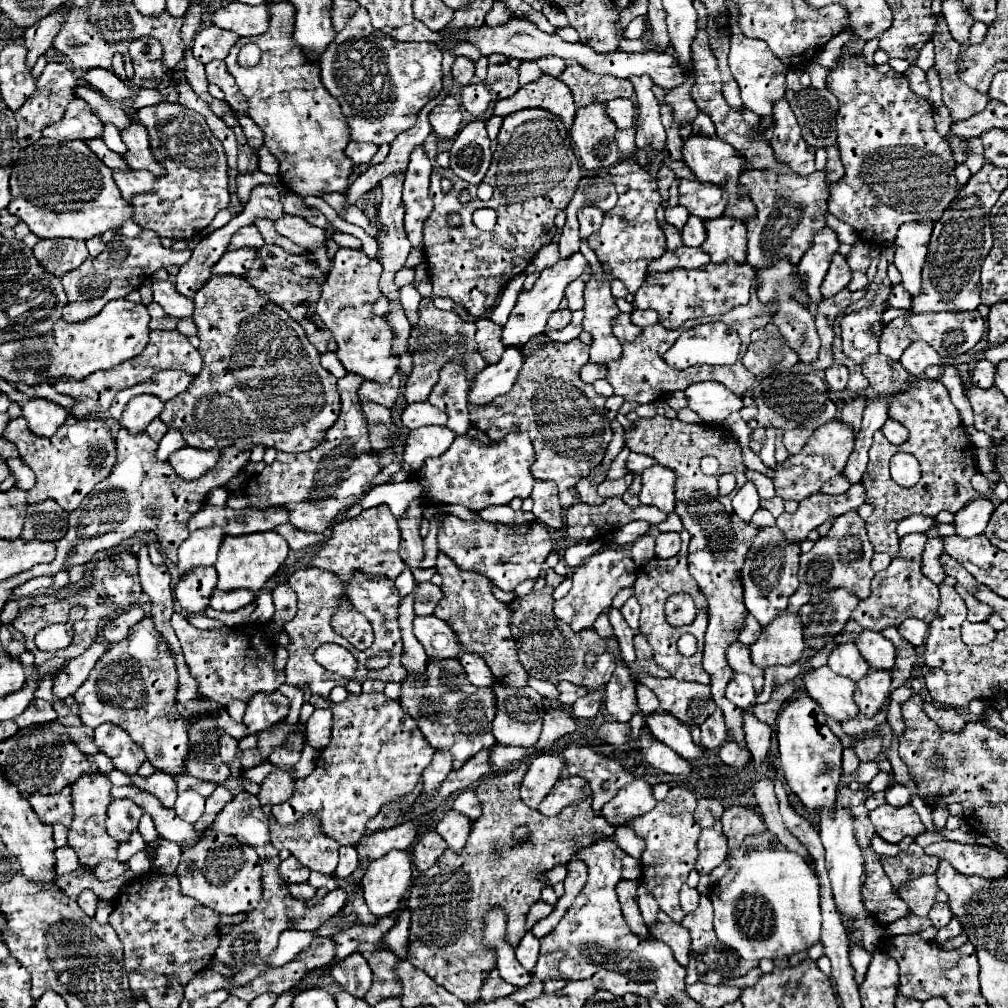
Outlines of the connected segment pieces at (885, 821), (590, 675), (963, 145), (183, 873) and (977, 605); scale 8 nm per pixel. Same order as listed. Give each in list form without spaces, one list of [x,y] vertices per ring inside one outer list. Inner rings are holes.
[[[888,803],[870,811],[870,821],[874,823],[876,835],[888,843],[900,843],[904,837],[916,837],[924,833],[924,825],[912,805],[892,807]]]
[[[548,569],[544,589],[540,593],[528,593],[520,597],[520,605],[514,607],[510,625],[514,631],[512,637],[516,639],[516,645],[518,645],[520,663],[524,665],[530,677],[536,677],[542,681],[552,681],[554,684],[569,681],[586,689],[604,687],[614,673],[614,655],[610,653],[610,649],[606,649],[606,641],[600,639],[594,629],[574,633],[570,625],[566,625],[552,613],[552,603],[554,603],[552,589],[556,589],[556,585],[560,585],[562,579],[564,577],[554,573],[554,569]],[[588,651],[594,651],[598,657],[598,663],[592,669],[584,667],[584,657]]]
[[[952,131],[948,133],[948,143],[950,143],[950,147],[952,147],[952,153],[954,153],[954,161],[960,165],[960,163],[964,163],[966,159],[968,159],[968,155],[966,155],[966,151],[968,151],[968,141],[966,139],[958,139]]]
[[[212,833],[182,851],[176,877],[180,879],[184,895],[214,909],[216,913],[236,915],[254,911],[254,905],[258,905],[258,901],[262,899],[260,871],[260,857],[252,847],[242,845],[232,835]]]
[[[956,585],[956,591],[958,591],[960,597],[966,601],[968,619],[970,619],[972,623],[976,623],[976,621],[988,621],[988,617],[994,613],[994,611],[990,609],[990,605],[978,601],[974,595],[970,595],[966,589],[962,589],[962,585]]]

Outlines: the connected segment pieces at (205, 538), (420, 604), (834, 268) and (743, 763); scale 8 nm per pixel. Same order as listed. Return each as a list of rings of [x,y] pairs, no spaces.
[[[218,525],[196,529],[194,533],[190,533],[190,537],[178,549],[178,571],[186,573],[196,567],[214,565],[224,535],[226,533],[222,533]]]
[[[418,583],[414,589],[414,613],[416,615],[432,615],[434,607],[442,599],[442,591],[432,583]]]
[[[836,253],[836,255],[832,257],[830,269],[828,269],[826,277],[824,277],[824,283],[822,283],[822,287],[820,287],[822,297],[832,297],[832,295],[836,295],[836,293],[842,291],[844,287],[848,287],[850,279],[852,279],[852,271],[850,271],[846,259],[844,259],[840,253]]]
[[[726,741],[726,743],[720,747],[718,755],[720,755],[722,763],[728,765],[728,767],[732,767],[732,769],[746,769],[748,763],[752,761],[750,751],[738,747],[736,741]]]

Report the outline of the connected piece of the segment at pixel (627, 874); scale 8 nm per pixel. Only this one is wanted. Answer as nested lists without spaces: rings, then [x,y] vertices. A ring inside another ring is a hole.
[[[626,855],[624,861],[622,861],[622,879],[632,879],[632,881],[638,881],[638,877],[642,877],[642,869],[640,869],[640,863]]]

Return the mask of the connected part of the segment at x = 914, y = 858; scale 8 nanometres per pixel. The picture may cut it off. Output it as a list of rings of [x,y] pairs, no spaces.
[[[912,843],[910,847],[914,847],[914,853],[904,851],[904,853],[898,853],[896,857],[882,857],[880,859],[894,889],[910,879],[924,875],[924,873],[936,873],[936,869],[938,869],[938,857],[926,855],[918,843]]]

